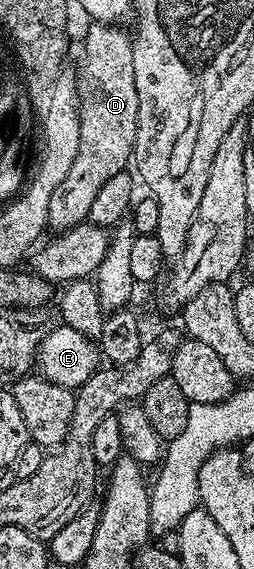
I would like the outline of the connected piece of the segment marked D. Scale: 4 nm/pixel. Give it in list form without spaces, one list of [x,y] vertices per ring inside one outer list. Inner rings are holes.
[[[89,23],[84,32],[84,53],[80,56],[80,72],[75,73],[76,83],[80,86],[80,137],[78,138],[78,155],[70,162],[70,170],[66,178],[62,178],[62,186],[54,190],[50,198],[48,228],[67,230],[85,223],[90,214],[90,206],[94,206],[94,198],[98,198],[98,190],[114,178],[114,174],[125,171],[129,167],[136,151],[136,123],[138,122],[138,90],[134,90],[134,54],[132,53],[133,37],[128,36],[116,24]]]

